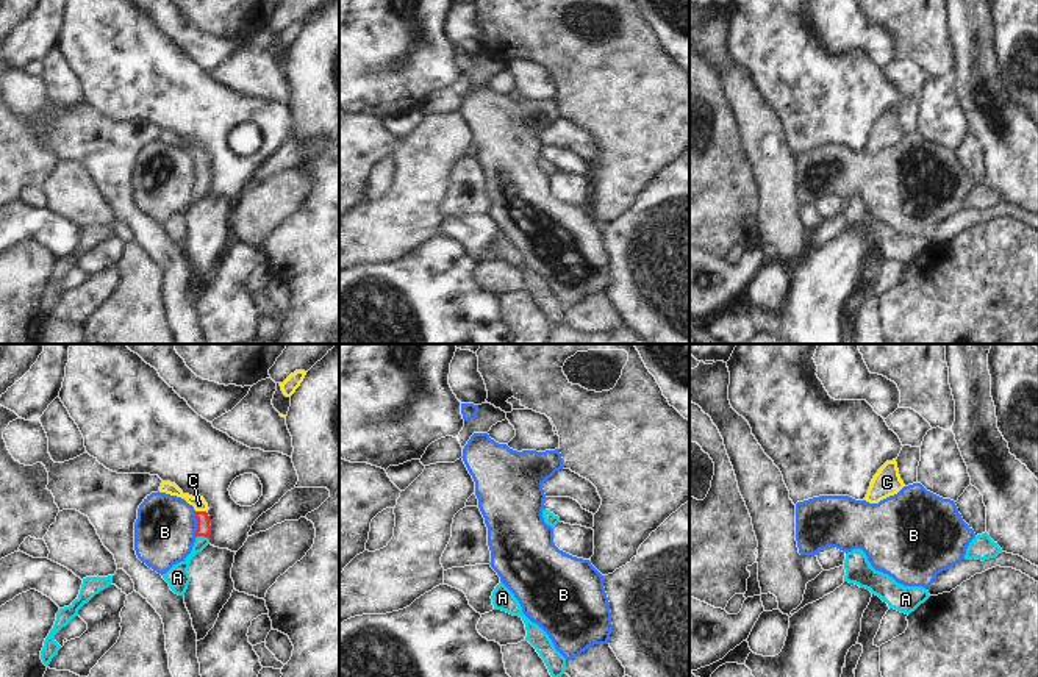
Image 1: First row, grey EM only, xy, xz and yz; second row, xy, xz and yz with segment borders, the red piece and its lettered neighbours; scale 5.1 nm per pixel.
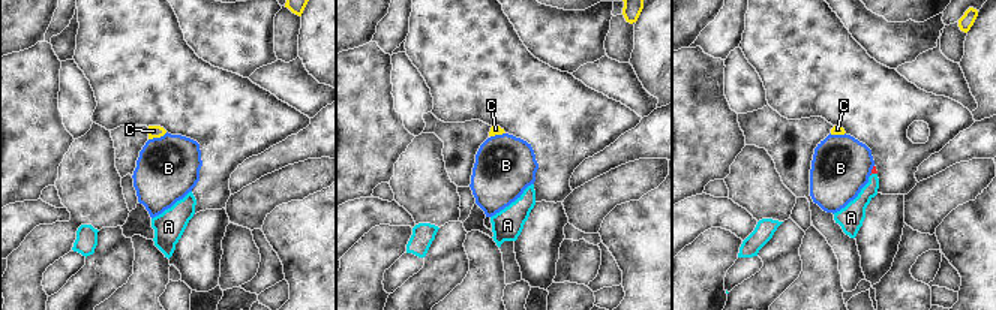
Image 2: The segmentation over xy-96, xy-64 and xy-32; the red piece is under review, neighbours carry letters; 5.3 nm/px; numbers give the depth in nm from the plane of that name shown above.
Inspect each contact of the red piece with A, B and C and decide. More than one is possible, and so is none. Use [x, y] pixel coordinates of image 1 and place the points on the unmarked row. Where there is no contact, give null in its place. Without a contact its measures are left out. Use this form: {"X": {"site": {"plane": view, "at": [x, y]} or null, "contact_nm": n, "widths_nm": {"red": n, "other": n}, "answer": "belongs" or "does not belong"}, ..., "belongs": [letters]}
{"A": {"site": {"plane": "xy", "at": [204, 185]}, "contact_nm": 70, "widths_nm": {"red": 80, "other": 110}, "answer": "belongs"}, "B": {"site": {"plane": "xy", "at": [197, 174]}, "contact_nm": 140, "widths_nm": {"red": 80, "other": 320}, "answer": "does not belong"}, "C": {"site": {"plane": "xy", "at": [200, 161]}, "contact_nm": 60, "widths_nm": {"red": 80, "other": 70}, "answer": "belongs"}, "belongs": ["A", "C"]}

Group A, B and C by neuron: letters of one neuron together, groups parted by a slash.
A C / B

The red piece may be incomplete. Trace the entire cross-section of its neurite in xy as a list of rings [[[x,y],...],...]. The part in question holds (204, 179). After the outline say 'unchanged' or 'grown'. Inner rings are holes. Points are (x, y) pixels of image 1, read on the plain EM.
[[[163,131],[159,136],[159,142],[181,147],[195,159],[197,188],[191,203],[183,211],[174,214],[166,224],[163,224],[163,228],[169,233],[170,239],[178,245],[184,245],[188,235],[191,231],[188,222],[191,210],[209,194],[211,175],[209,166],[206,163],[209,158],[203,147],[192,147],[189,144],[184,144],[175,133],[170,131]]]; grown

